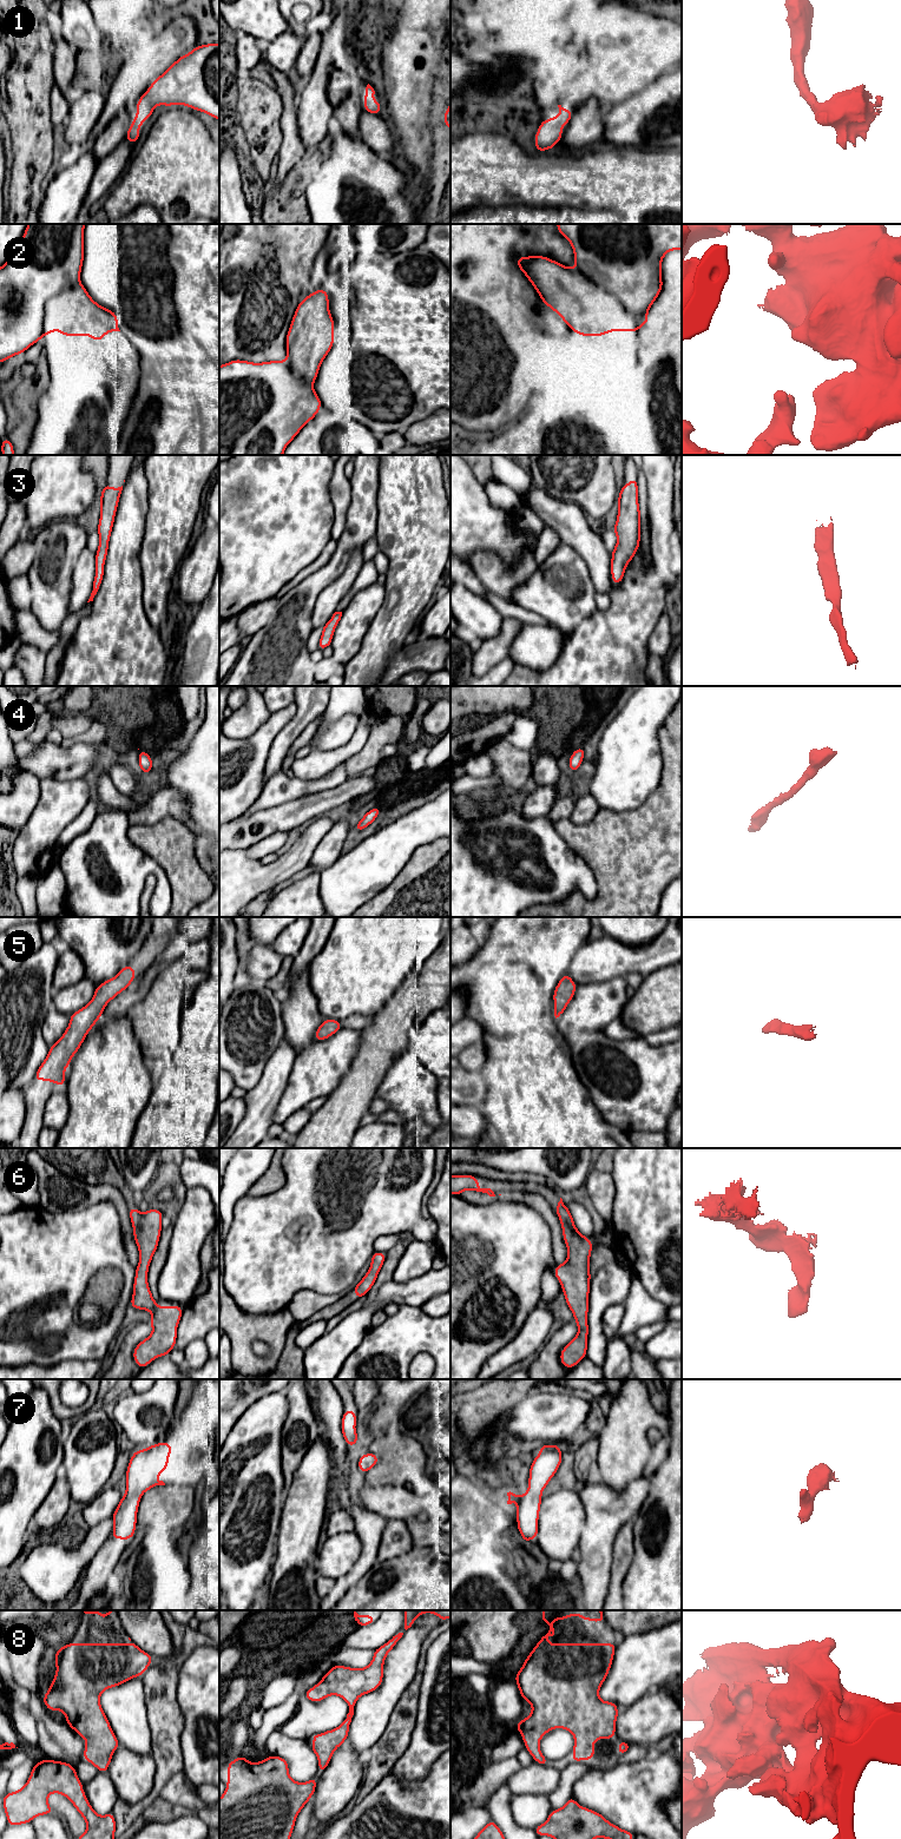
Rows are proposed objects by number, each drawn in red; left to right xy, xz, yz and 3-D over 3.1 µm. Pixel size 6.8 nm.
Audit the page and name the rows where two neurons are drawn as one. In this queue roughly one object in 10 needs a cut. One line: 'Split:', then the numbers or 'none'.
Split: none

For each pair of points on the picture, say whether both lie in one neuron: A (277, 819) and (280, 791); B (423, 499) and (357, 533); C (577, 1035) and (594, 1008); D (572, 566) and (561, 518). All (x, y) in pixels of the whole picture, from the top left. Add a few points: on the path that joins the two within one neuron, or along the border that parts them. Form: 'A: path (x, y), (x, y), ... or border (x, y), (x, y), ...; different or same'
A: border (301, 796), (276, 805), (257, 809), (252, 812); different
B: border (375, 496), (376, 535); different
C: path (581, 1028), (581, 1023), (587, 1015); same
D: border (561, 544), (569, 545), (586, 565); different

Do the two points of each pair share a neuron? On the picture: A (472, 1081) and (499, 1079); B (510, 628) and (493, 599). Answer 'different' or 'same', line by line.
A: different
B: different

